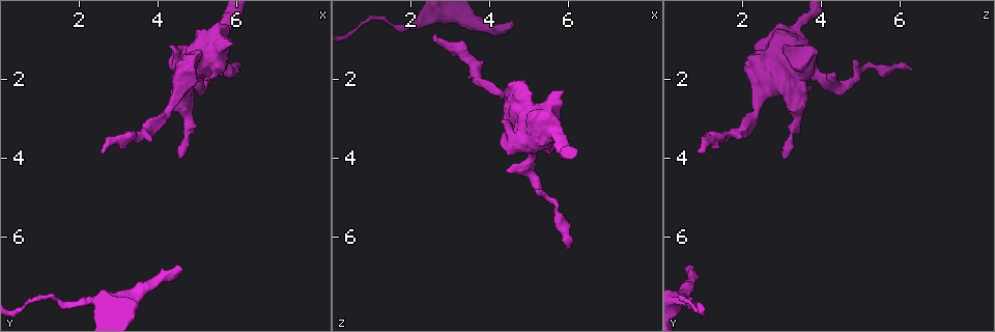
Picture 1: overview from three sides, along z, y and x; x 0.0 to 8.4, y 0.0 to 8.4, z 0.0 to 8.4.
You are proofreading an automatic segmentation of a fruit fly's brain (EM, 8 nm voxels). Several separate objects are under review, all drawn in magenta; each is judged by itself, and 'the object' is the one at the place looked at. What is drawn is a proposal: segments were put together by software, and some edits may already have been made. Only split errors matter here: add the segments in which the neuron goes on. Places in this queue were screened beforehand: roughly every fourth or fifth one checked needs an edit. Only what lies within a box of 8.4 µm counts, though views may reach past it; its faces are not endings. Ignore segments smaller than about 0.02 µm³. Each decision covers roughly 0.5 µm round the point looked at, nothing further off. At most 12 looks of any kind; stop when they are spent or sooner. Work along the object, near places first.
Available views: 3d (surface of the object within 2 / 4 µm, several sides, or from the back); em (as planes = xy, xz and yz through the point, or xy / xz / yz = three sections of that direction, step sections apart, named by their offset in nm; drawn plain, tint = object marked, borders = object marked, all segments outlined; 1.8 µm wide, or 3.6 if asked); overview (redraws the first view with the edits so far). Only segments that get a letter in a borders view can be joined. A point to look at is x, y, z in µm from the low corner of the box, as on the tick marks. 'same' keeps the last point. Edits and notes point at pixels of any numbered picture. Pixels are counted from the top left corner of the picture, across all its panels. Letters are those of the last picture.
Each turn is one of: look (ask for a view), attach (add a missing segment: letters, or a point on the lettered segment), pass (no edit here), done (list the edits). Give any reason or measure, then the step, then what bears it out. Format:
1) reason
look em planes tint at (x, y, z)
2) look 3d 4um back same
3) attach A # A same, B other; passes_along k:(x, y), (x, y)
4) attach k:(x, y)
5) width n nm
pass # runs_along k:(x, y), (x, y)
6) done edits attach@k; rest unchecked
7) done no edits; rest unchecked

an open end
look 3d 4um back at (4.60, 6.70, 0.70)

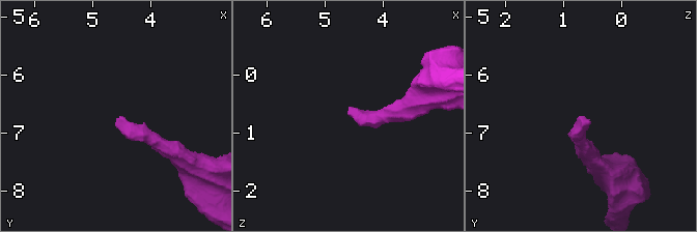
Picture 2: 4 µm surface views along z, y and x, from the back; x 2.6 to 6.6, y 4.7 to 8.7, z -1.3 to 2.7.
need the tissue
look em xz step 16 borders at (4.60, 6.75, 0.65)

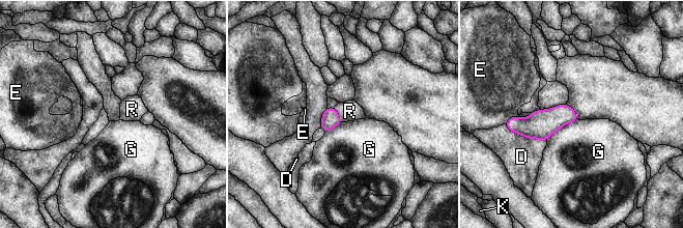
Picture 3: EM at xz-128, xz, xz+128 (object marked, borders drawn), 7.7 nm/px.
another direction
look em planes borders same

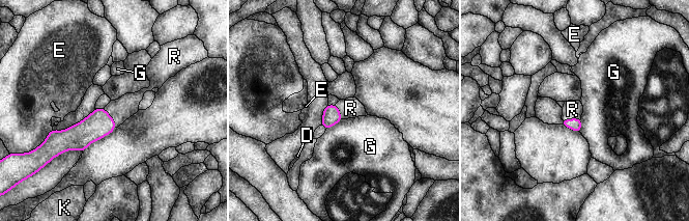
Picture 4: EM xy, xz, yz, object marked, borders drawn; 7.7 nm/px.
attach R # D other, E other, G other, K other, R same; the neuron continues

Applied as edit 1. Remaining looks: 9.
see it whole again
look overview

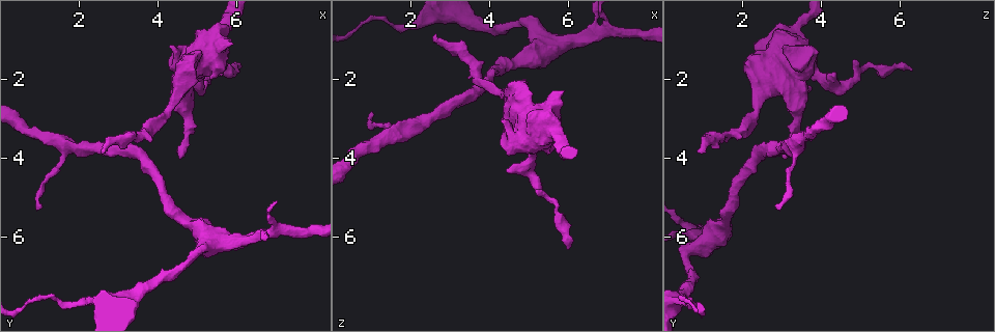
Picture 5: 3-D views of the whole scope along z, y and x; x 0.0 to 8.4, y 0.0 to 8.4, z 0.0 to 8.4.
sudden change in width
look em planes borders at (4.70, 2.95, 3.35)

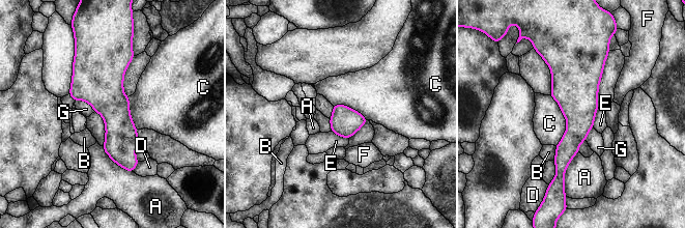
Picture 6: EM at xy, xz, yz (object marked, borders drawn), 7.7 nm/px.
width 220 nm
pass # A other, B other, C other, D other, E other, F other, G other; border 6:(549, 95), (566, 119), (555, 146); none of them fits

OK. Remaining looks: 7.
free end
look em xz step 16 tint at (6.05, 1.75, 6.30)

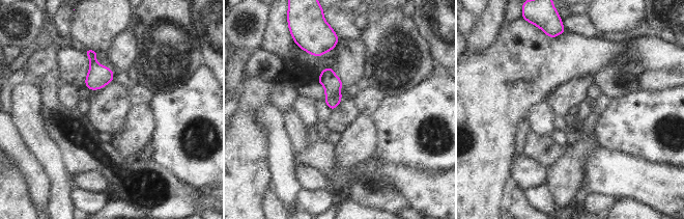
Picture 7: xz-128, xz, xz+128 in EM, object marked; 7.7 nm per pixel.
what lies round it
look em xz step 16 borders same

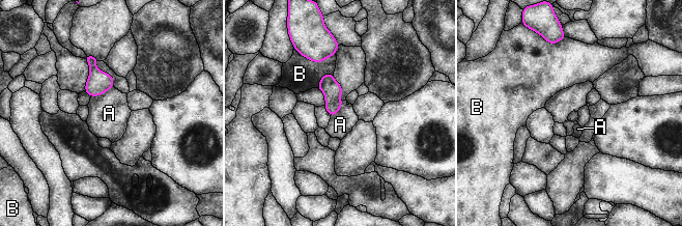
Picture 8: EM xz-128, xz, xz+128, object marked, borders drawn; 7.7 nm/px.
pass # A other, B other; border 8:(113, 85), (104, 92), (91, 96); none of them fits

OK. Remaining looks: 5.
thick end
look em 3.6um yz step 8 tint at (5.90, 1.10, 2.35)

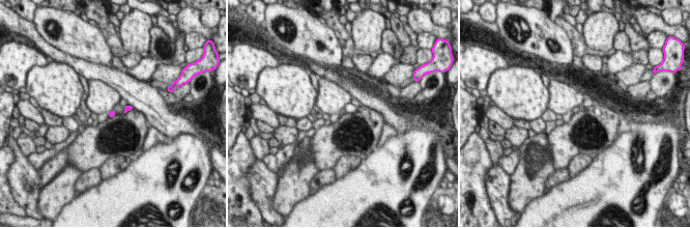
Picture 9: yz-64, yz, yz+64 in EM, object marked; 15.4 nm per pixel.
see the neighbours
look em 3.6um yz step 8 borders same

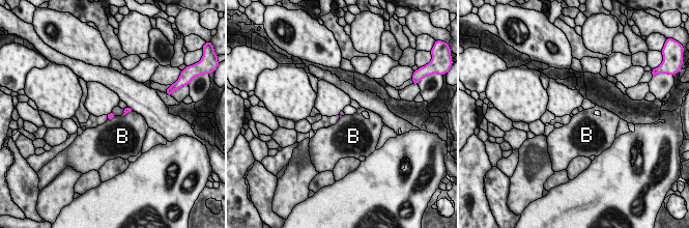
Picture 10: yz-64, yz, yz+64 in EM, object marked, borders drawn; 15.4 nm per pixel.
pass # B other; border 10:(133, 111), (122, 115); none of them fits

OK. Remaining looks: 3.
an open end
look em xz step 16 borders at (1.05, 5.20, 2.95)

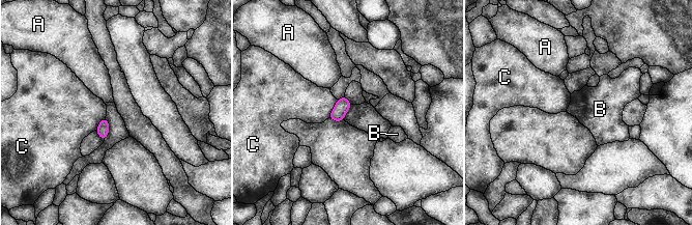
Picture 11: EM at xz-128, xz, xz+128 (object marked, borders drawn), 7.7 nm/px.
another direction
look em yz step 16 borders same

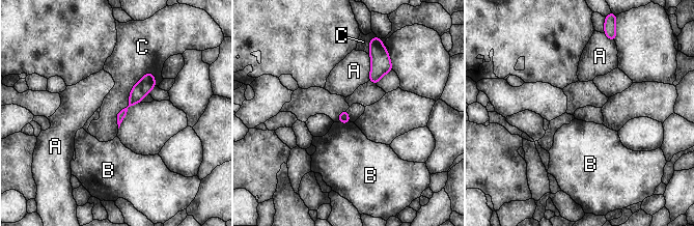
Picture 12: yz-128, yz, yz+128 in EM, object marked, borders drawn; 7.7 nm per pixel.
width 70 nm
pass # A other, B other, C other; border 12:(338, 121), (350, 122); no lettered segment goes on from it

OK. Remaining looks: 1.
done edits attach@4; rest unchecked

